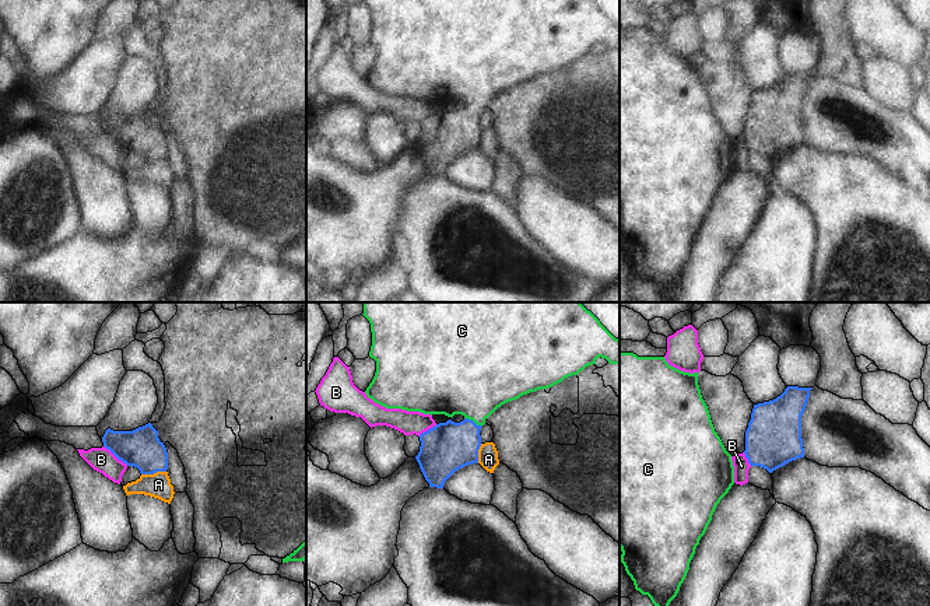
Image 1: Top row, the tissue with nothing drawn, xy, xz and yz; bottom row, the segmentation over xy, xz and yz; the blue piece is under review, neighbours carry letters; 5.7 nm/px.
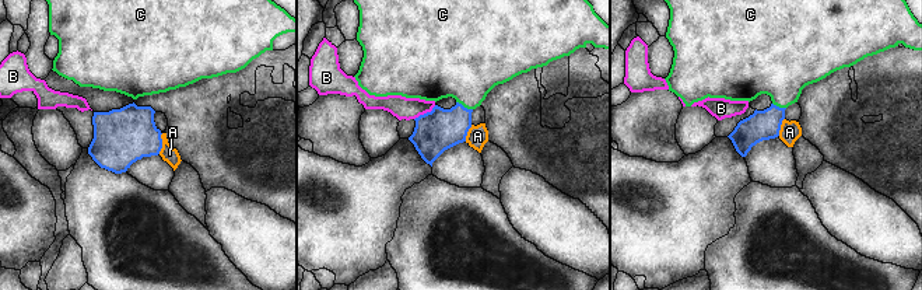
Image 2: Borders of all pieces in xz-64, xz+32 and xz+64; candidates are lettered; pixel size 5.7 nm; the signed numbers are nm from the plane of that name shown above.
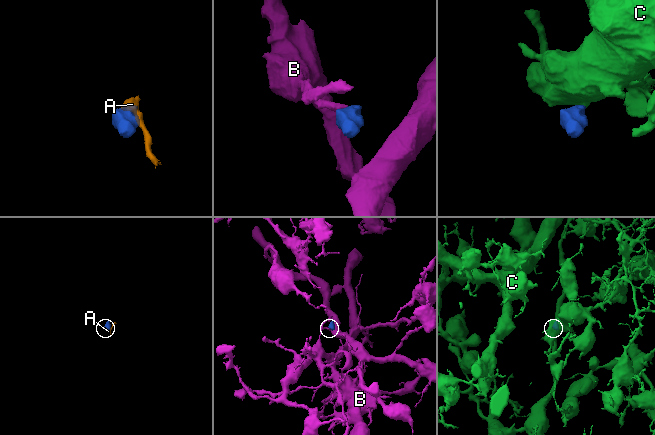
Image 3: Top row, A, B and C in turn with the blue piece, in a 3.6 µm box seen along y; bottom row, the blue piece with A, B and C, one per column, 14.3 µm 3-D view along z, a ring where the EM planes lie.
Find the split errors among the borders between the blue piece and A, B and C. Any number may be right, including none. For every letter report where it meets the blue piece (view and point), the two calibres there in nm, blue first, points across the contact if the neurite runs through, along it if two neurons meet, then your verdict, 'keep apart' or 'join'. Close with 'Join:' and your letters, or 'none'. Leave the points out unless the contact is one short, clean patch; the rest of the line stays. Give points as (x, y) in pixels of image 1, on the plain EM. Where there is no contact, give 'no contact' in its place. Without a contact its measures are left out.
A: meets blue in xy at (153, 160); 220 nm thick on the blue side, 140 nm on the other; border along xy (165, 157), (141, 161); keep apart
B: meets blue in xy at (116, 143); 220 nm thick on the blue side, 140 nm on the other; border along xy (104, 132), (127, 151); keep apart
C: meets blue in xz at (473, 108); 280 nm thick on the blue side, 440 nm on the other; runs through xz (448, 133), (473, 108), (473, 65); join
Join: C

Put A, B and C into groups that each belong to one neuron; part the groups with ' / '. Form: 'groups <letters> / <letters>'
groups A / B / C

